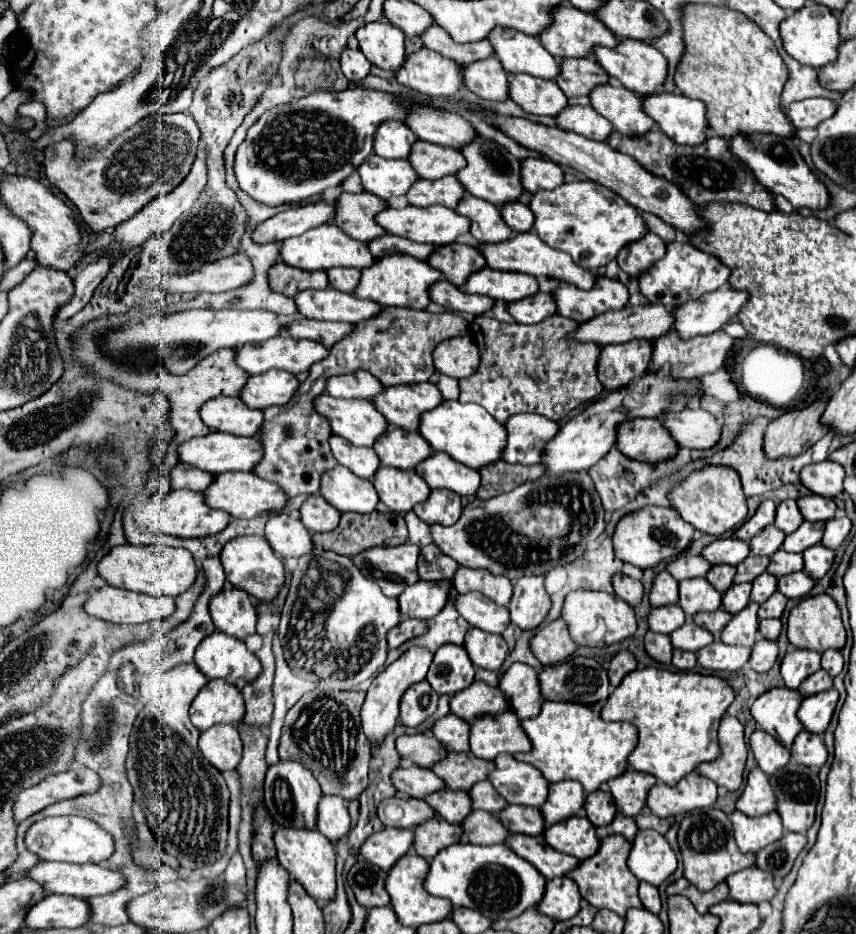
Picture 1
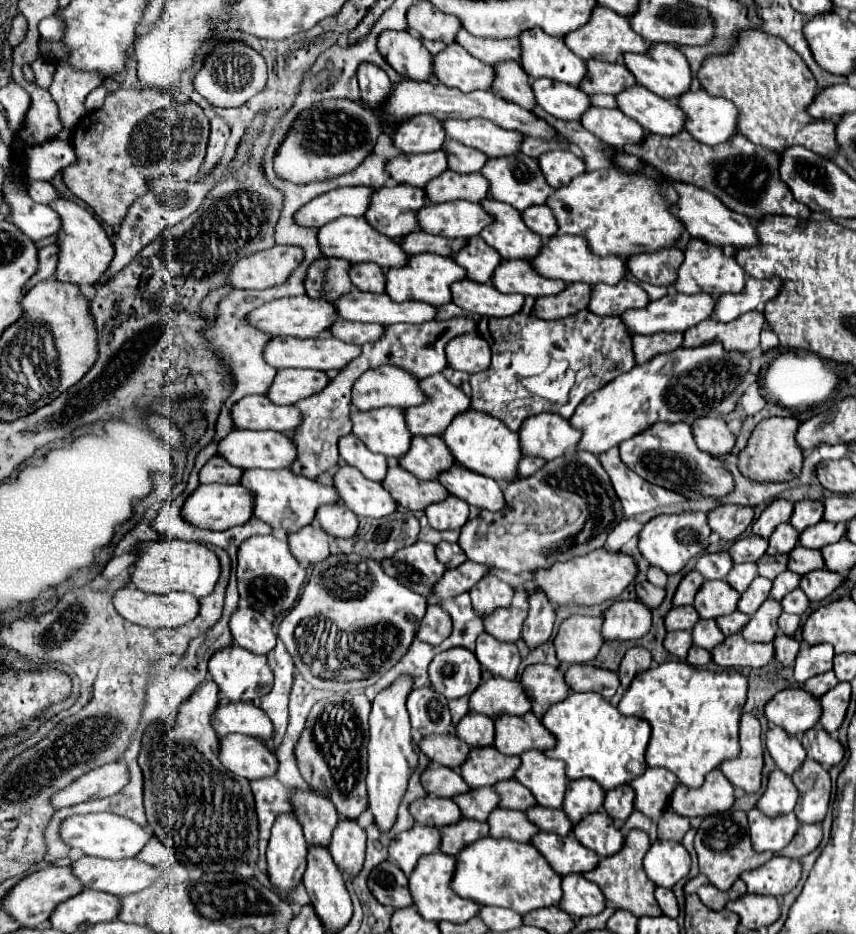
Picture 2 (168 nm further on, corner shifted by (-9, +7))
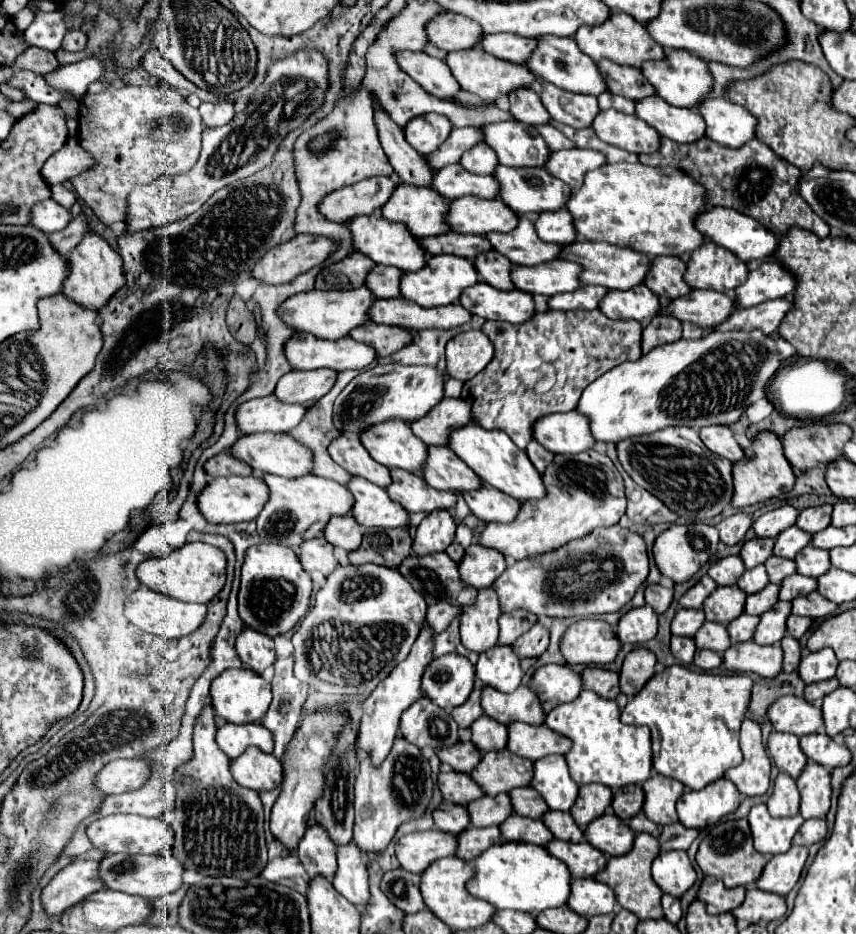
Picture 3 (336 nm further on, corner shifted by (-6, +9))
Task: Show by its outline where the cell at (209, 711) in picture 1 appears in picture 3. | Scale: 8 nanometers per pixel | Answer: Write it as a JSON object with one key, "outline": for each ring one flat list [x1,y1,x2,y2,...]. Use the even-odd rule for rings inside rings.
{"outline":[[230,723,222,725,216,735,218,747,230,757,240,757,248,747,258,747,264,753,272,753,272,735,266,731,266,727,232,727]]}

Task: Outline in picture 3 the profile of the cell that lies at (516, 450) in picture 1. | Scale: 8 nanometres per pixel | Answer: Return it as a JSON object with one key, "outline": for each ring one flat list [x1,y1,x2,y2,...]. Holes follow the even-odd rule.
{"outline":[[580,411,552,413,536,421,534,439,554,453,578,453,594,447,590,419]]}

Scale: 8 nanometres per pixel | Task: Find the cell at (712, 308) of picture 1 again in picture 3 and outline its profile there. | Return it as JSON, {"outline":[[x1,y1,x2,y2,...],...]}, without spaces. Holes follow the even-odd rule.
{"outline":[[764,261,758,269,750,271,748,281,738,287,736,297,740,307,752,307,760,305,770,299,780,297,792,297,796,289,796,277,778,261]]}

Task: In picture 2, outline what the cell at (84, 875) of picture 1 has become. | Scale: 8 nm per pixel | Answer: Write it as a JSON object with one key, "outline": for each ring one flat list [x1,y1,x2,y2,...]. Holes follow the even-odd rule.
{"outline":[[81,857,69,867,85,889,105,891,117,897,137,893,161,877,161,871,137,859,111,861,99,857]]}

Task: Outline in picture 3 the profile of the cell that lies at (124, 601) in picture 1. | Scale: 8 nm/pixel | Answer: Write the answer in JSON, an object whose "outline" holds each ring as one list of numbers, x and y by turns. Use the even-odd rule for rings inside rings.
{"outline":[[140,585,126,601,126,609,124,609,126,617,130,619,130,623,134,623,136,627,140,627,146,633,158,635,166,641,174,641,180,637,186,637,190,633,194,633,206,619,208,607,206,605,198,605,198,603,182,603,178,599,166,597,162,593,156,593,152,589,148,589,146,585]]}

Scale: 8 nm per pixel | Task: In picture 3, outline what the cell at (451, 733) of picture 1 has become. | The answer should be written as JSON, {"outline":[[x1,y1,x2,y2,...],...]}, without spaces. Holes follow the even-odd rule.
{"outline":[[488,715,478,719,478,723,474,723,474,727,470,727,470,731,472,731,472,743,482,753,500,751,508,743,508,727,498,723,496,719,490,719]]}

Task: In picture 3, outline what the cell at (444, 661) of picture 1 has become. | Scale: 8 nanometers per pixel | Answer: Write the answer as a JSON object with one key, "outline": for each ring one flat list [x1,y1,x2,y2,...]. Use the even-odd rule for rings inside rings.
{"outline":[[450,653,434,659,422,677,424,695,438,707,450,711,460,707,474,687,474,667,468,659]]}

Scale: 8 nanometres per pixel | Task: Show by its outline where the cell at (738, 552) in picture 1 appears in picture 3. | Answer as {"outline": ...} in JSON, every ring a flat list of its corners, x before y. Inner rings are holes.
{"outline":[[756,537,756,539,744,543,740,557,742,557,742,561,746,563,748,569,754,569,756,565,766,563,766,559,772,555,772,549,774,549,774,539]]}

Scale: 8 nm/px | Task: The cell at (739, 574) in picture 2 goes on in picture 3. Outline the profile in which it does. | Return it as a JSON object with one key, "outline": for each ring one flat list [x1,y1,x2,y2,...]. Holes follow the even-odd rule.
{"outline":[[754,567,754,569,750,569,750,571,744,571,744,575,742,575,740,581,738,581,738,587,740,587,742,591,746,591,748,595,752,595,752,593,762,591,768,583,770,583,770,581,768,581,766,569,764,569,764,567]]}

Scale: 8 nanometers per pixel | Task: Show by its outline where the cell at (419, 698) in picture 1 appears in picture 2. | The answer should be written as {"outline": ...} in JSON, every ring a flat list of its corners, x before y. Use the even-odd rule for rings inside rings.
{"outline":[[433,687,413,689,407,697,407,711,411,715,411,725,421,731,421,735,441,735,451,731,451,715,447,699]]}

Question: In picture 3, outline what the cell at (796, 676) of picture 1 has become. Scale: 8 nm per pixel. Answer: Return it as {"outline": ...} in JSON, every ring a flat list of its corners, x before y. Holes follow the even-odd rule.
{"outline":[[822,649,816,653,806,653,802,657,798,673,800,673,802,681,806,685,810,685,810,683,818,683,818,681,836,677,836,667,838,667,838,659,836,659,834,651]]}

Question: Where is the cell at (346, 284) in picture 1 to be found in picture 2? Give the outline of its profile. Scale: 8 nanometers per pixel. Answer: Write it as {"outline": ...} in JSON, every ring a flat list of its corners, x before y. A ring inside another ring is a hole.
{"outline":[[353,263,349,267,351,283,361,291,383,293,383,269,373,263]]}

